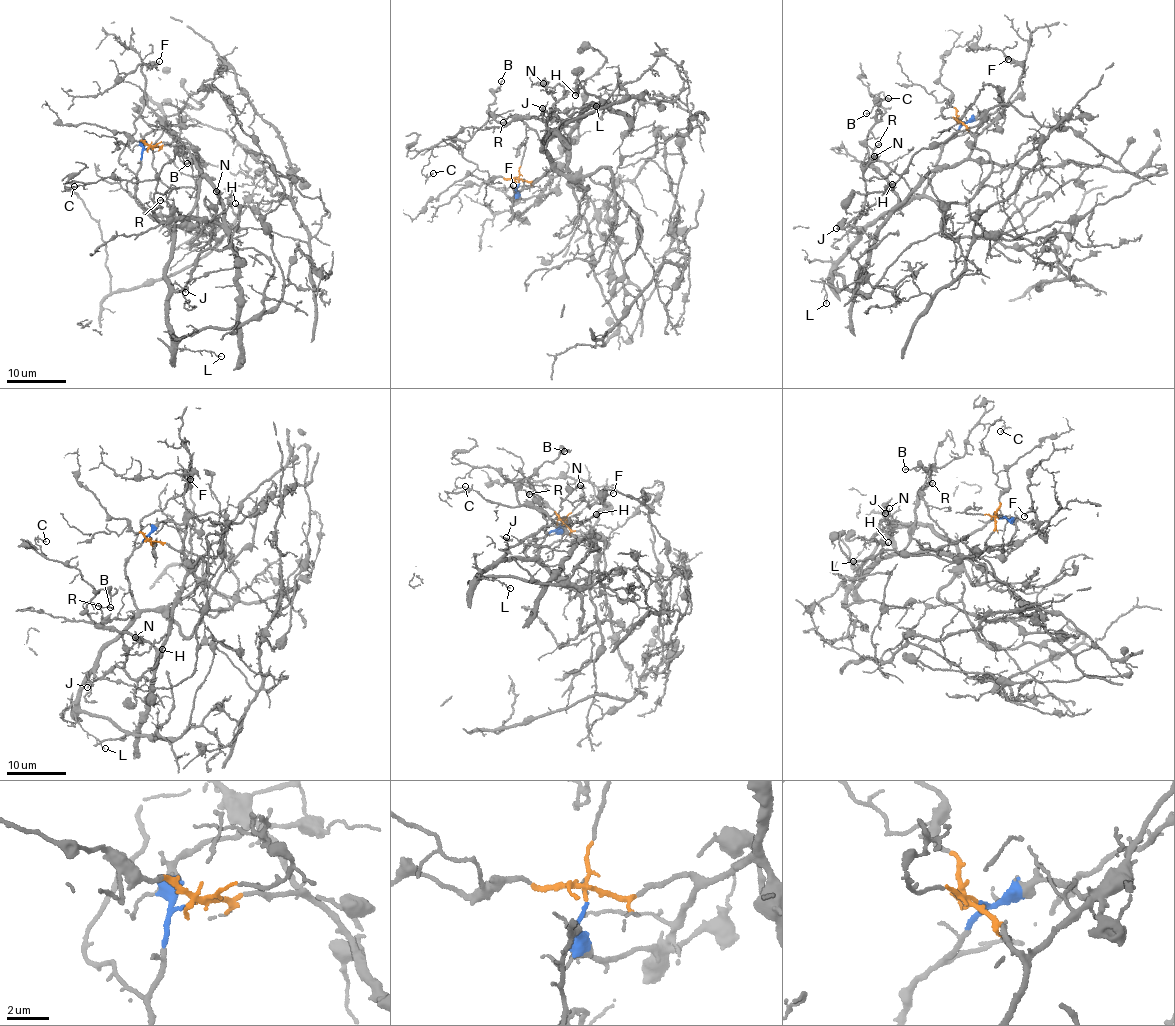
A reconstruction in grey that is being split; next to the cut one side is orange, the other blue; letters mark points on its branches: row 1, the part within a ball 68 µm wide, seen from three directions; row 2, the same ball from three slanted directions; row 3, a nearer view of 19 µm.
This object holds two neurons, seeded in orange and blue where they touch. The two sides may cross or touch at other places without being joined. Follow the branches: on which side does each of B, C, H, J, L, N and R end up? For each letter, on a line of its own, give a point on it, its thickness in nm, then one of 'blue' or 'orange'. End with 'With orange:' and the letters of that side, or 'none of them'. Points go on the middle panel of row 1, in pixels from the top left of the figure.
B: place (501, 81); calibre 150 nm; orange
C: place (433, 173); calibre 110 nm; orange
H: place (575, 95); calibre 280 nm; blue
J: place (542, 108); calibre 90 nm; blue
L: place (596, 106); calibre 140 nm; blue
N: place (543, 83); calibre 130 nm; blue
R: place (503, 122); calibre 130 nm; blue
With orange: B, C

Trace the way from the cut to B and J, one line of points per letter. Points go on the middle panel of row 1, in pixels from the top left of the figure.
B: (518, 182), (563, 171), (568, 132), (580, 119), (500, 122), (487, 110), (502, 81)
J: (518, 183), (516, 192), (514, 189), (518, 192), (550, 169), (552, 157), (544, 147), (547, 117), (543, 108)

